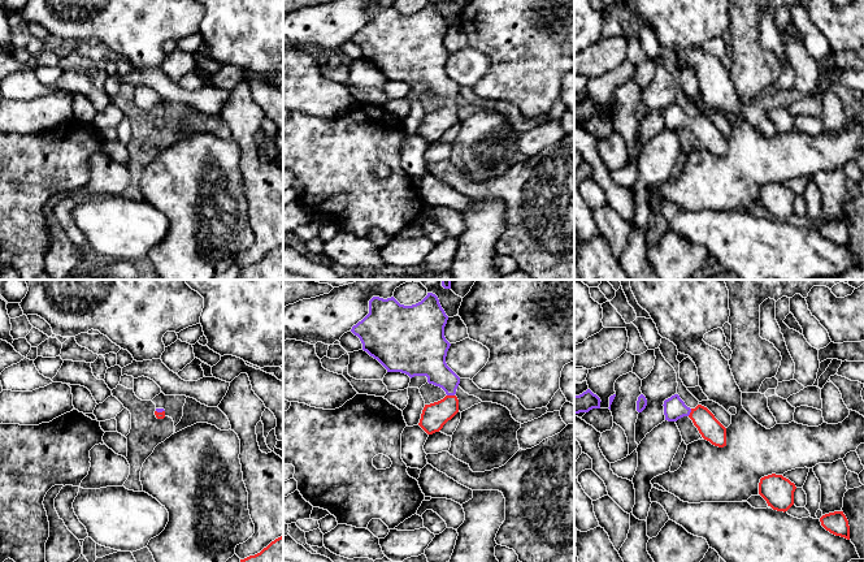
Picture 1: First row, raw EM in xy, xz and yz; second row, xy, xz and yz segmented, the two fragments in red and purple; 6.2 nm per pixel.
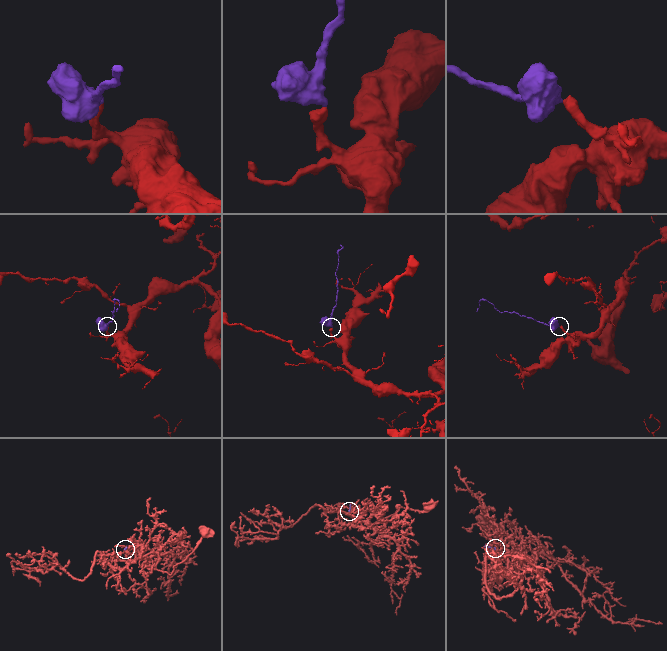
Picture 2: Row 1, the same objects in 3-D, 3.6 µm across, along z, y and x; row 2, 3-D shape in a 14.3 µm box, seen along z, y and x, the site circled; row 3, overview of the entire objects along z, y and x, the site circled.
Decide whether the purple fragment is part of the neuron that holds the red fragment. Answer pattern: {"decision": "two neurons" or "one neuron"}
{"decision": "one neuron"}

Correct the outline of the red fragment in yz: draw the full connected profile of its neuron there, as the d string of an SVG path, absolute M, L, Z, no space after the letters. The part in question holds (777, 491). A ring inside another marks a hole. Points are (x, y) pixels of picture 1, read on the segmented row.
M768 475L760 479L759 494L768 506L777 511L787 511L794 505L794 492L796 487L782 475Z

